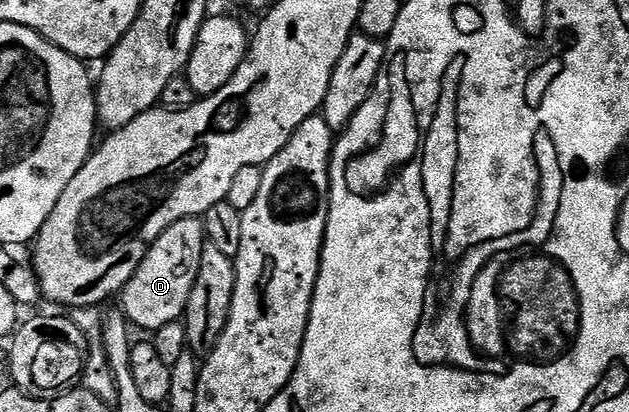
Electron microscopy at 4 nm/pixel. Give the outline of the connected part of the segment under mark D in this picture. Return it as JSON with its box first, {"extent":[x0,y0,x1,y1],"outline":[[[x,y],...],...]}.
{"extent":[119,218,206,334],"outline":[[[197,218],[175,222],[159,234],[157,241],[149,247],[149,253],[141,259],[141,265],[119,293],[119,301],[125,307],[124,319],[130,325],[142,324],[146,333],[152,334],[158,328],[184,317],[206,242],[204,223]]]}

